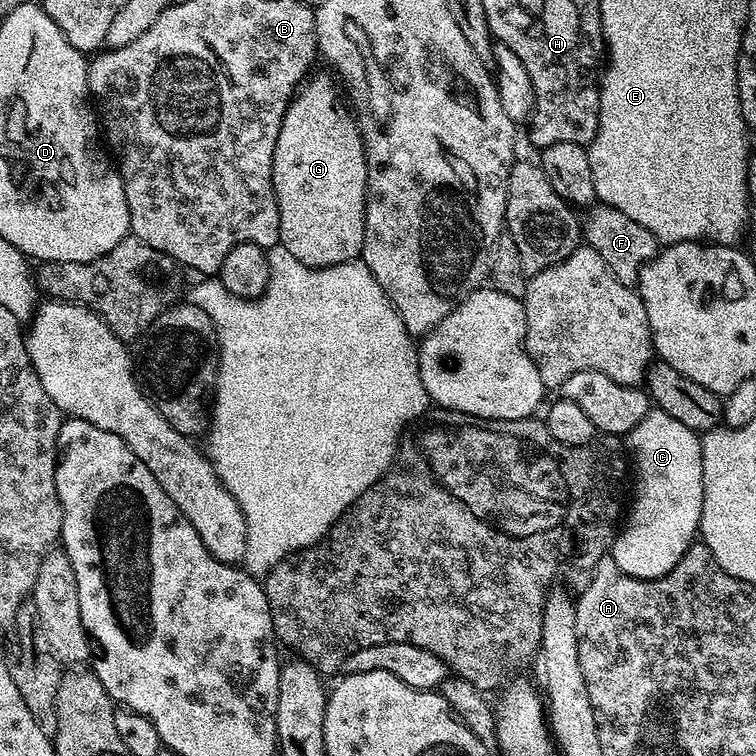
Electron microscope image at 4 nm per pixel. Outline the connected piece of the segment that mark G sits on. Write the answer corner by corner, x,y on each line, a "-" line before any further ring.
328,70
323,71
313,71
296,95
292,97
292,103
289,104
286,114
282,118
282,130
278,130
278,146
274,146
274,170
272,171
272,181
278,202
278,214
280,215
280,244
287,252
294,254
294,258
298,258
298,262
311,268
329,268
335,264
345,264
357,259
363,253
364,215
366,214
366,198
368,197
368,155
364,152
364,138
360,134
360,126
356,123
355,115
349,109
348,112
344,109
344,104
340,101
339,94
336,93
338,84
333,73

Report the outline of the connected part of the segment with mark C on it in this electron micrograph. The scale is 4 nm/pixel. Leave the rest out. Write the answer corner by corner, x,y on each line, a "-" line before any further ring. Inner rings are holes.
653,407
644,415
642,422
638,422
638,426
628,432
626,448
634,472
636,468
636,493
632,496
632,509
629,512
627,509
626,519
617,531
610,549
613,562
626,574
639,580
656,580
674,570
676,563
687,554
697,539
704,501
704,463
700,442
698,433
658,407

